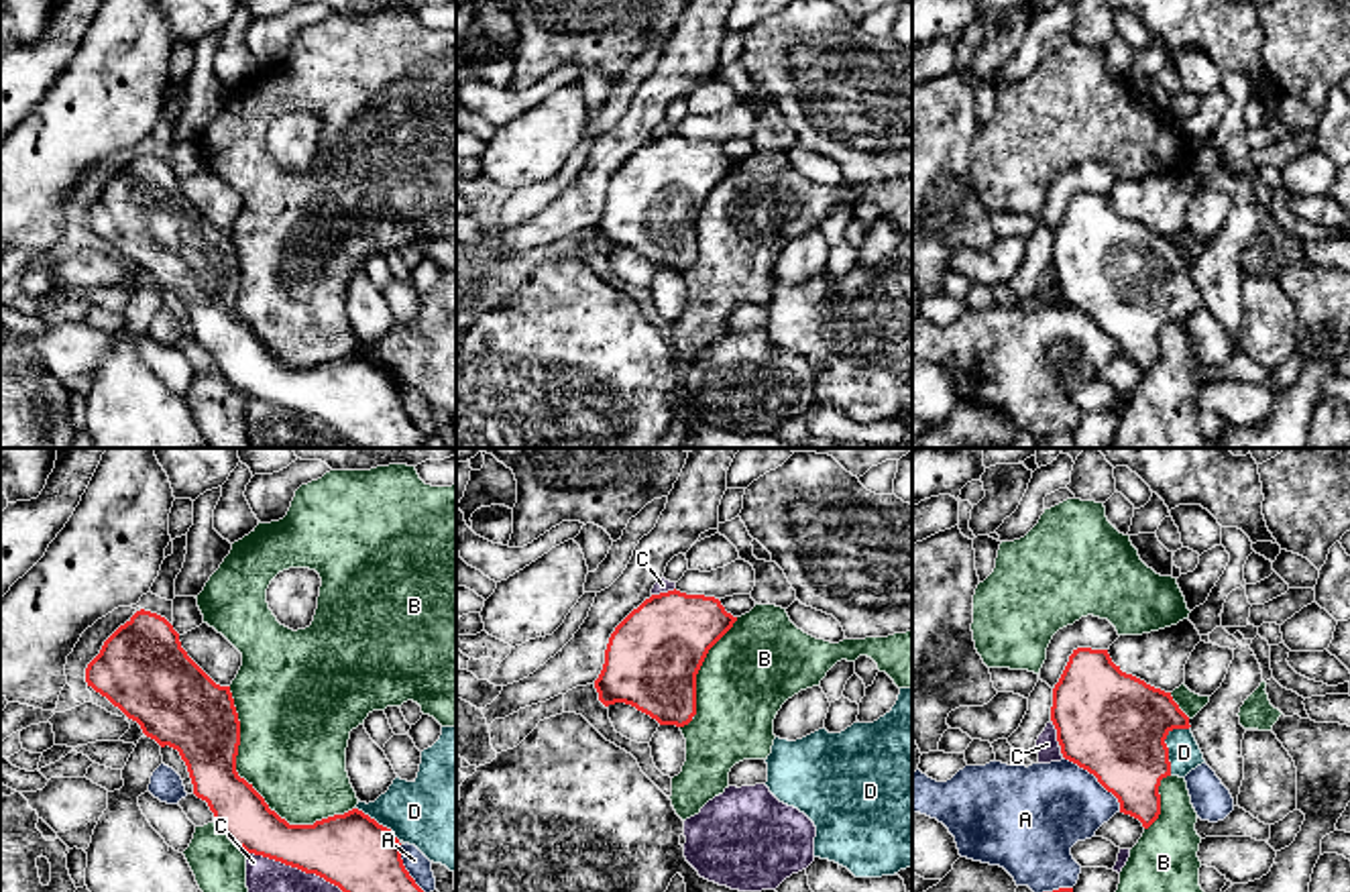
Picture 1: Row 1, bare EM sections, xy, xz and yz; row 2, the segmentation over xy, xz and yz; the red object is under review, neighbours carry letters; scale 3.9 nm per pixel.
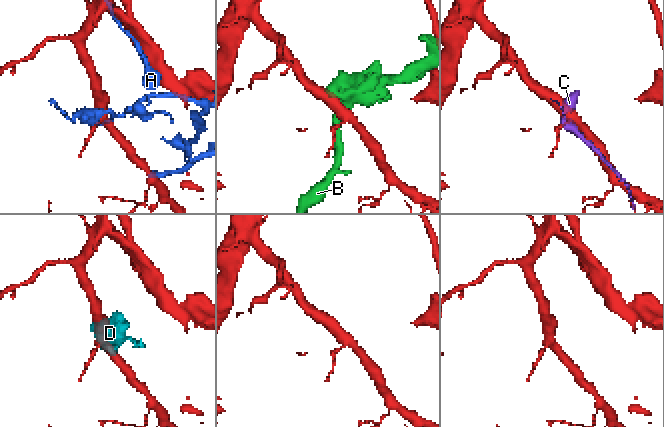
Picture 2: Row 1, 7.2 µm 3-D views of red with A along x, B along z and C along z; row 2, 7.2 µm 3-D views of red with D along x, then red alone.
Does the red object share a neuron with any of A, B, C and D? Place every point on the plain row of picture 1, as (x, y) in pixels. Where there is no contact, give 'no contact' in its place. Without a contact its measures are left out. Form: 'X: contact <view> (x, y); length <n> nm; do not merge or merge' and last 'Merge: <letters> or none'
A: contact yz (1096, 320); length 320 nm; do not merge
B: contact xy (255, 335); length 700 nm; do not merge
C: contact xy (306, 416); length 500 nm; do not merge
D: contact yz (1165, 290); length 200 nm; merge
Merge: D

